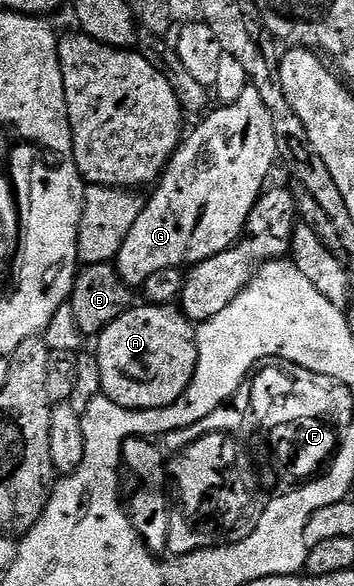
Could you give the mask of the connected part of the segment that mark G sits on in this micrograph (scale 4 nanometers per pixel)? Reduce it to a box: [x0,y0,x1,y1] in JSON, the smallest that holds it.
[114,84,278,288]

